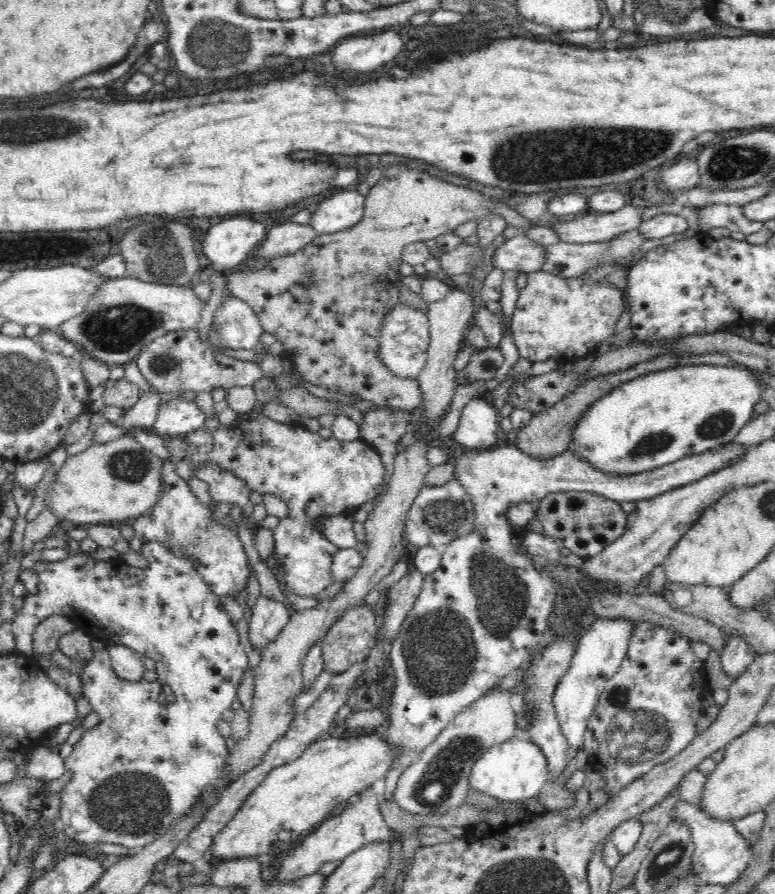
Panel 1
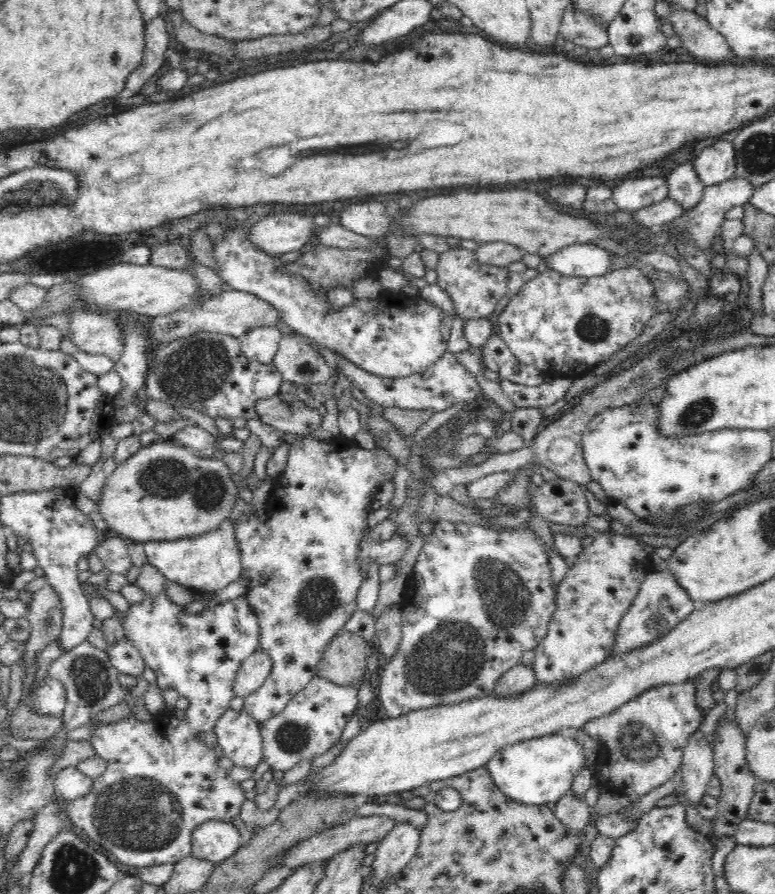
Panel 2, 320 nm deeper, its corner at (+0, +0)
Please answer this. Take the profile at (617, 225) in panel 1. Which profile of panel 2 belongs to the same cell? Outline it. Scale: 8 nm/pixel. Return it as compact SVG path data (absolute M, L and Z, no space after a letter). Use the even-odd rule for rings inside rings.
M668 196L656 204L636 210L634 222L636 223L636 228L644 226L645 229L655 230L660 227L661 224L674 222L684 213L682 205L678 205L676 200Z

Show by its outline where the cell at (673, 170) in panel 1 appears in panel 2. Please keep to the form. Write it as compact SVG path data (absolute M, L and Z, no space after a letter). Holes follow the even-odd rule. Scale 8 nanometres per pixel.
M724 139L703 149L692 164L698 179L709 187L734 178L734 156L733 142Z

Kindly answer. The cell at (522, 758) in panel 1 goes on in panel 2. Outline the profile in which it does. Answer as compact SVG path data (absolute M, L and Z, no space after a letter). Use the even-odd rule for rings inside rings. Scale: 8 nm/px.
M558 732L505 746L485 765L490 778L511 800L522 805L547 805L566 796L584 764L586 750L582 743Z

